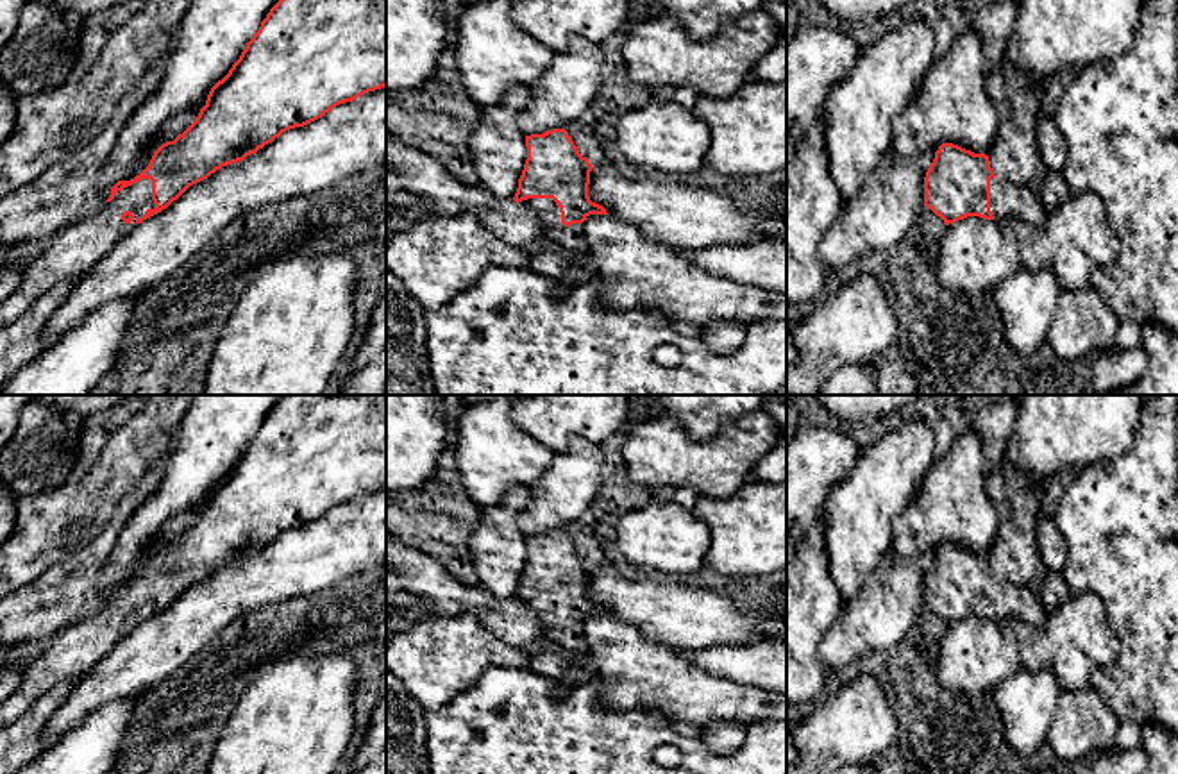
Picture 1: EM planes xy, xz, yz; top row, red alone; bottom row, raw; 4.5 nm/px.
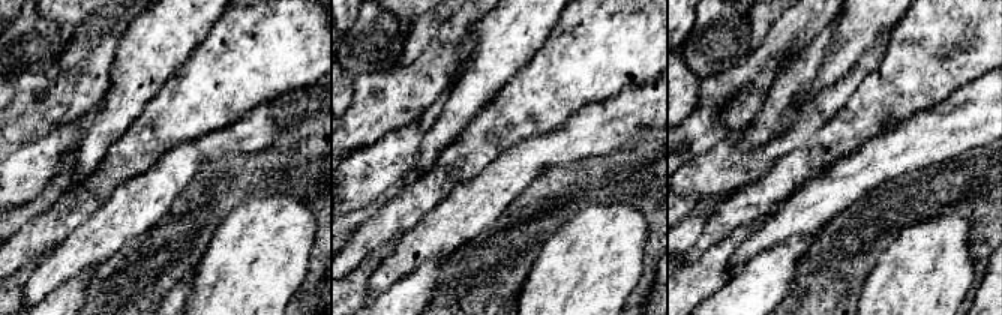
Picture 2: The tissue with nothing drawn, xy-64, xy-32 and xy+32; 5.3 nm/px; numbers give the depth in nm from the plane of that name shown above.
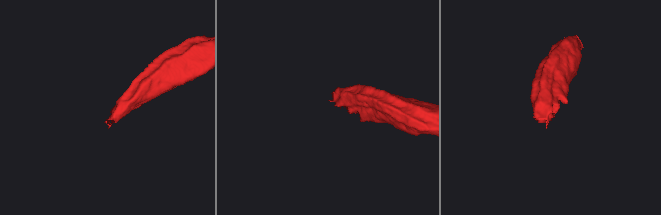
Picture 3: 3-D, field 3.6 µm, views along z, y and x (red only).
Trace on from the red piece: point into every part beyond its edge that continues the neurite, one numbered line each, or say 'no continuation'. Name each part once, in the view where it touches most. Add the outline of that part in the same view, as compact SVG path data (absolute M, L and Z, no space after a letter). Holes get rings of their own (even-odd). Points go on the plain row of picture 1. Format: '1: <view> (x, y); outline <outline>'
1: xy (74, 651); outline M152 581L123 588L91 618L50 638L23 669L16 690L0 704L0 726L20 719L41 695L66 679L79 679L122 642L147 610L154 610Z

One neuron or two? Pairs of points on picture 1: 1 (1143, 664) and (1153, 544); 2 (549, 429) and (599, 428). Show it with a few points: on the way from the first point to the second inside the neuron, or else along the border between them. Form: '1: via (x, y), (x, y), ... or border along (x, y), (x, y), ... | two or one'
1: via (1153, 633), (1153, 574) | one
2: via (562, 422), (587, 422) | one

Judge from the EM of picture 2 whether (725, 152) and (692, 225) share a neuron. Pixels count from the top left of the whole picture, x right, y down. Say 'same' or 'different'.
different

